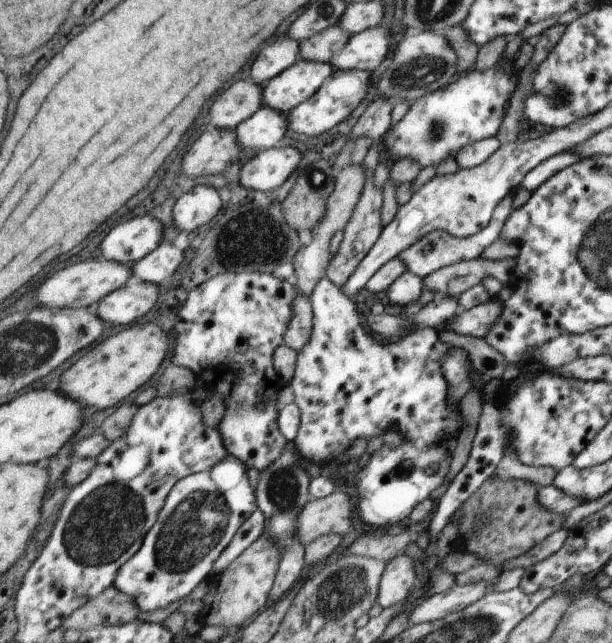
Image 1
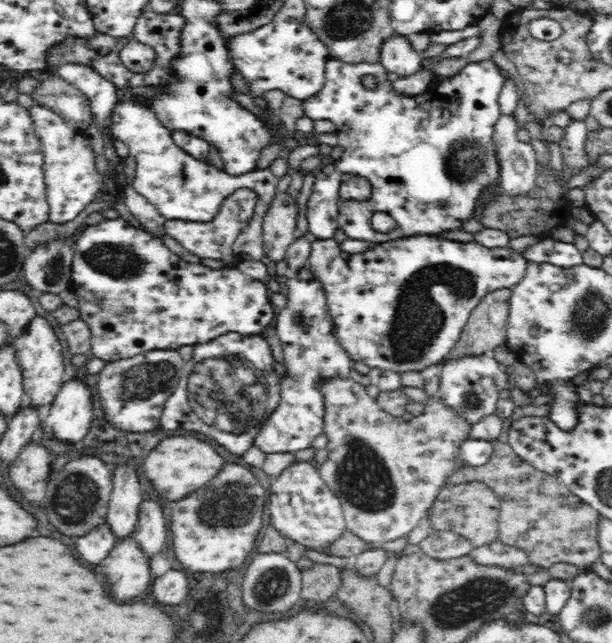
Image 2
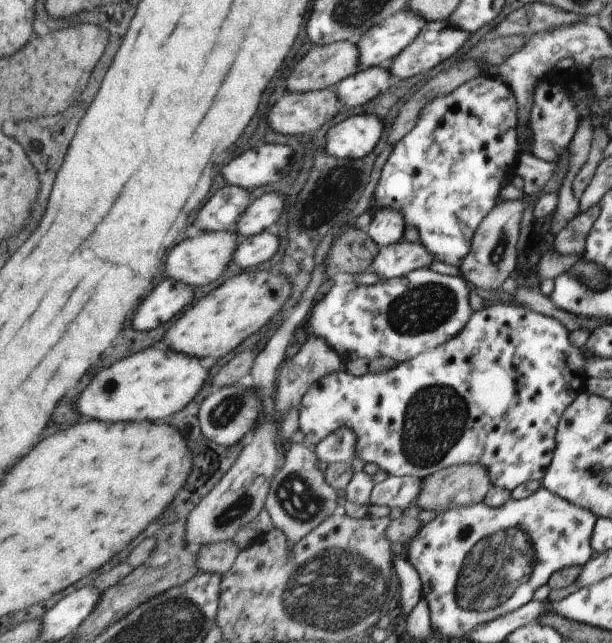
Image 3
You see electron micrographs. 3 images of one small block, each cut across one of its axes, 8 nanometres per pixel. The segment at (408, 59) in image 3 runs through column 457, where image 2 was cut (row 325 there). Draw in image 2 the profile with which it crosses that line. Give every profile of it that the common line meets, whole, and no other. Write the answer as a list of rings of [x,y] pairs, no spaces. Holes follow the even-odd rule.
[[[35,315],[30,324],[12,340],[12,344],[16,349],[16,360],[22,369],[25,401],[36,409],[40,406],[46,410],[64,384],[62,380],[64,356],[62,356],[62,346],[52,324],[46,318]]]

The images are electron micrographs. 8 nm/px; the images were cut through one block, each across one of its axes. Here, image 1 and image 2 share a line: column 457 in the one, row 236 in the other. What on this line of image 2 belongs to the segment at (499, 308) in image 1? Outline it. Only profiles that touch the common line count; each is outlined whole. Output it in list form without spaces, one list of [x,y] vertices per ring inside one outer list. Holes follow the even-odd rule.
[[[335,164],[324,165],[315,176],[314,189],[306,202],[305,216],[315,240],[332,239],[339,228],[340,186],[343,174]]]

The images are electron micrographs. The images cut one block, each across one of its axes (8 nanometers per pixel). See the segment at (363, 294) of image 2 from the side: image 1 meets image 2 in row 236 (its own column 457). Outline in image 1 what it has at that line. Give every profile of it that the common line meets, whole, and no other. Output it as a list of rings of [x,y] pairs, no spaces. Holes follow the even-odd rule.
[[[330,277],[321,280],[321,283],[311,296],[311,301],[315,308],[313,335],[308,346],[300,353],[297,373],[294,380],[290,383],[296,396],[294,402],[300,405],[303,412],[302,428],[300,429],[298,438],[293,444],[296,445],[296,448],[299,449],[299,452],[304,458],[316,464],[320,464],[322,468],[326,463],[329,464],[333,458],[344,456],[344,454],[352,448],[356,440],[360,440],[361,438],[367,440],[374,438],[374,436],[382,436],[382,434],[390,432],[390,430],[396,430],[405,440],[414,441],[421,445],[440,445],[441,443],[446,445],[452,441],[452,438],[458,436],[458,426],[462,426],[462,422],[458,420],[458,410],[454,410],[449,403],[448,388],[450,383],[446,379],[446,373],[444,373],[443,364],[441,364],[450,346],[440,341],[438,329],[422,327],[414,329],[408,334],[404,334],[403,337],[398,339],[398,342],[388,342],[388,344],[376,342],[376,338],[362,326],[360,314],[358,314],[358,310],[356,310],[356,304],[352,302],[352,297],[347,292],[344,292],[342,287],[332,282]]]

